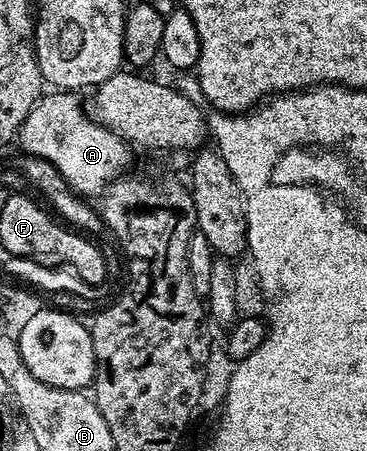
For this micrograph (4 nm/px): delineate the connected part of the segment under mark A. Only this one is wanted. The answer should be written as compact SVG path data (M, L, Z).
M47 92L35 103L35 107L25 116L25 120L19 125L17 143L19 150L24 154L41 156L41 160L49 160L61 176L65 176L72 190L80 196L102 195L103 191L115 181L128 173L127 165L131 162L132 147L121 136L114 134L111 129L96 120L90 113L83 111L79 103L80 95L75 92Z

